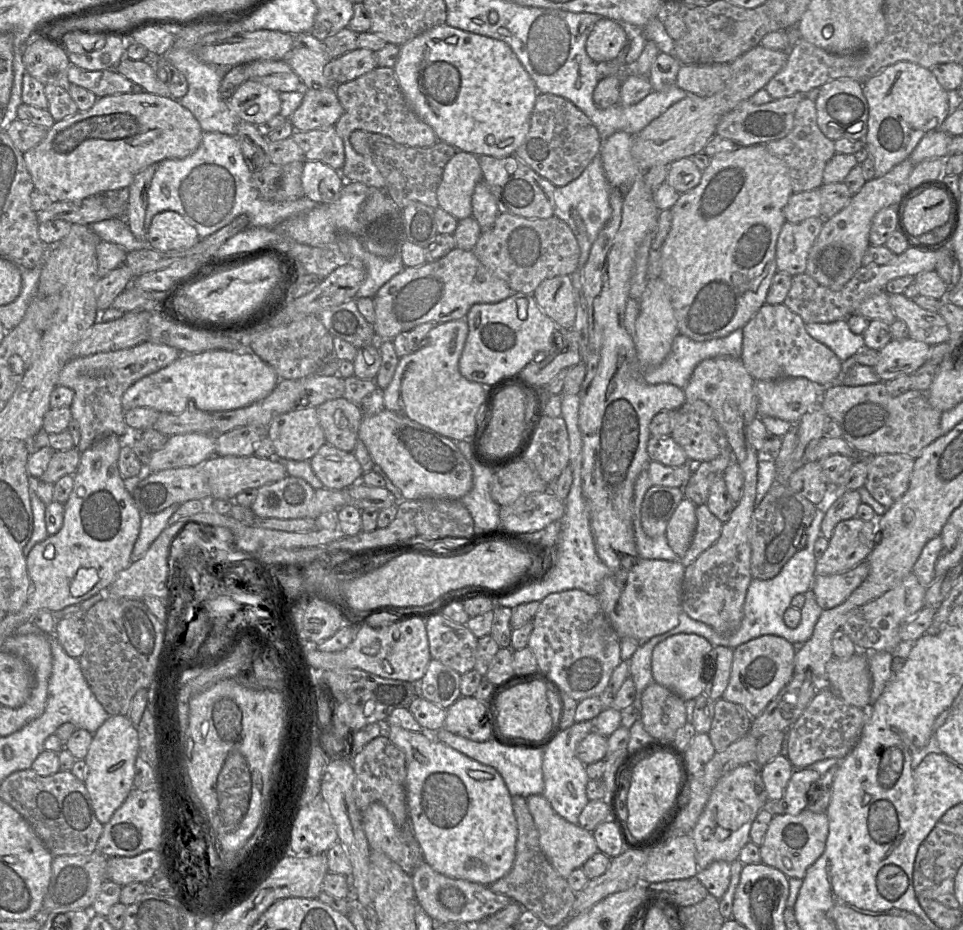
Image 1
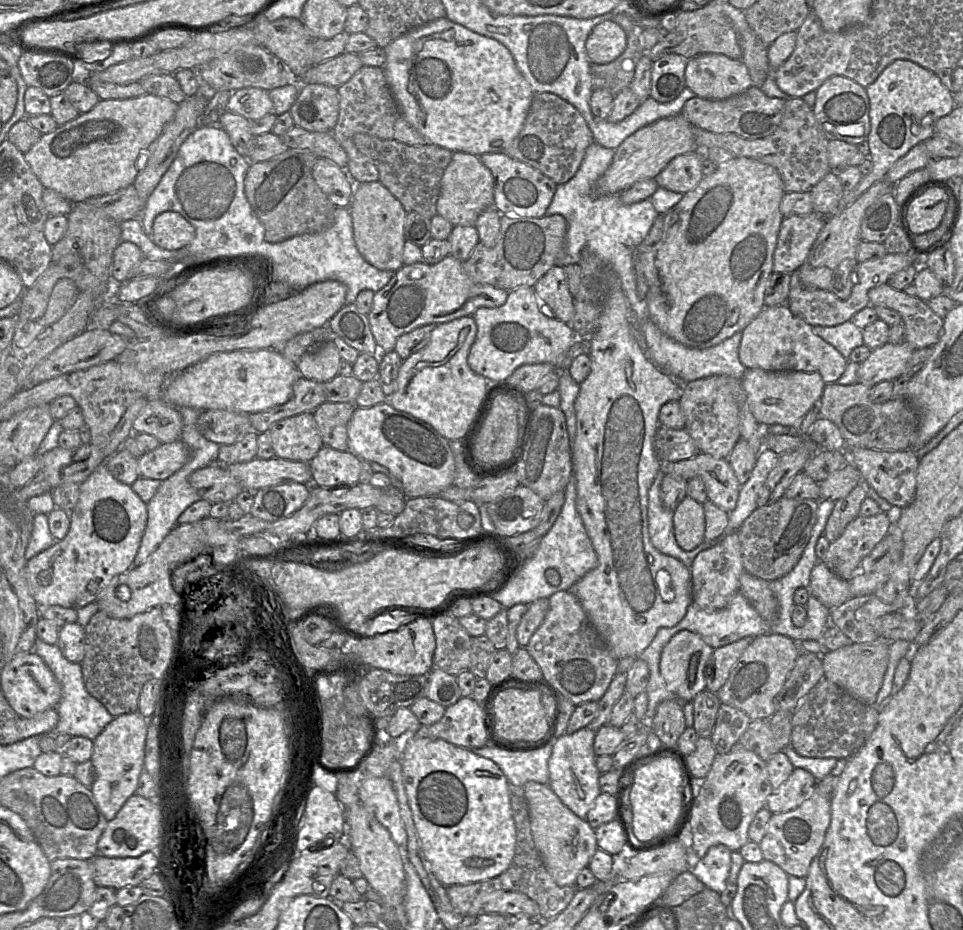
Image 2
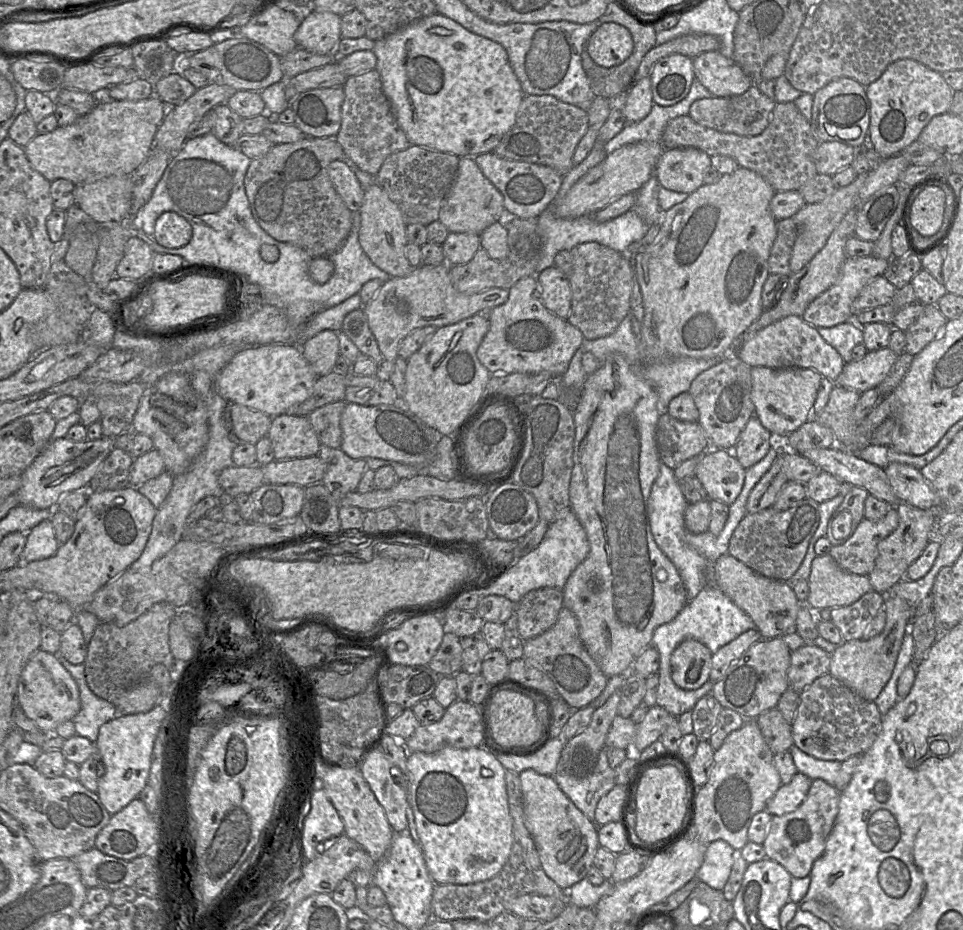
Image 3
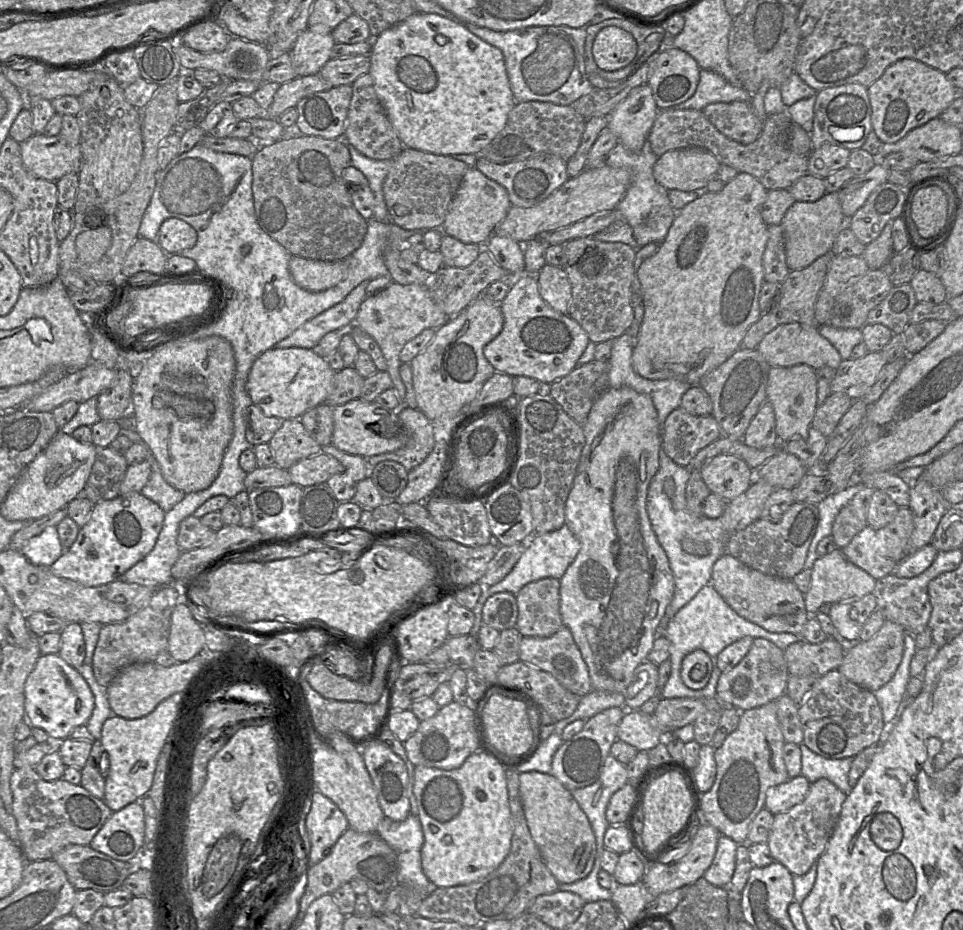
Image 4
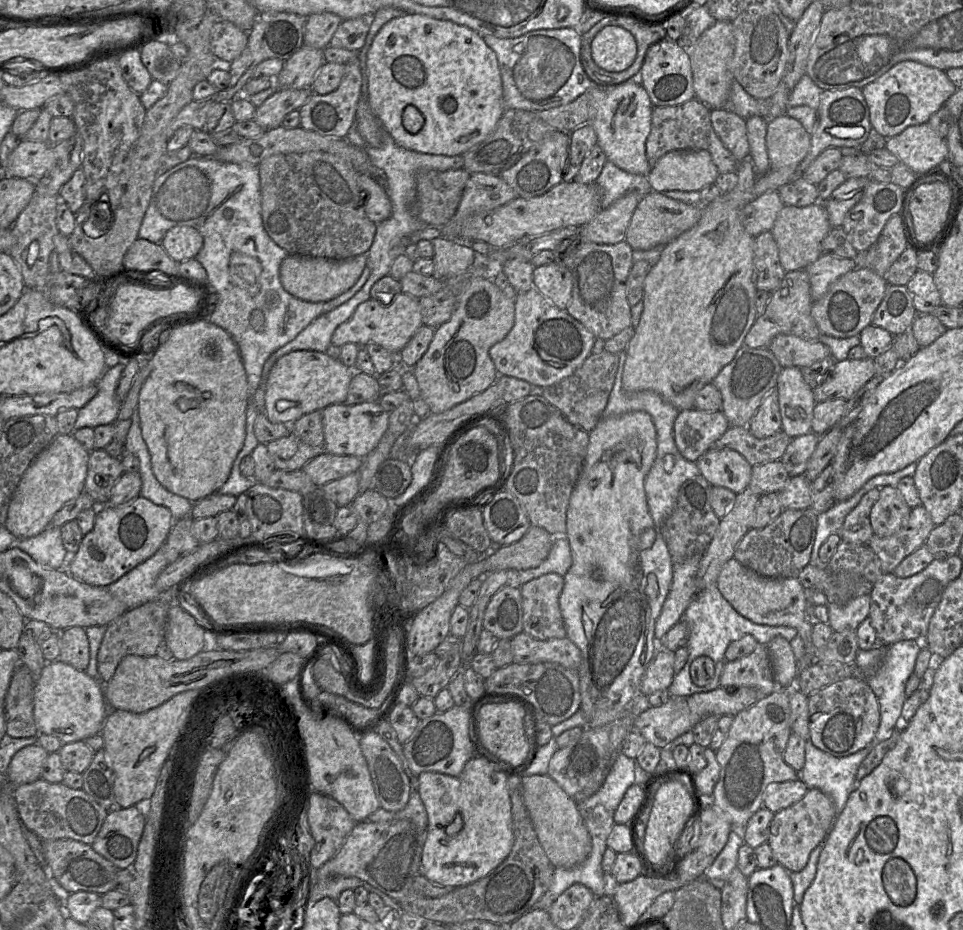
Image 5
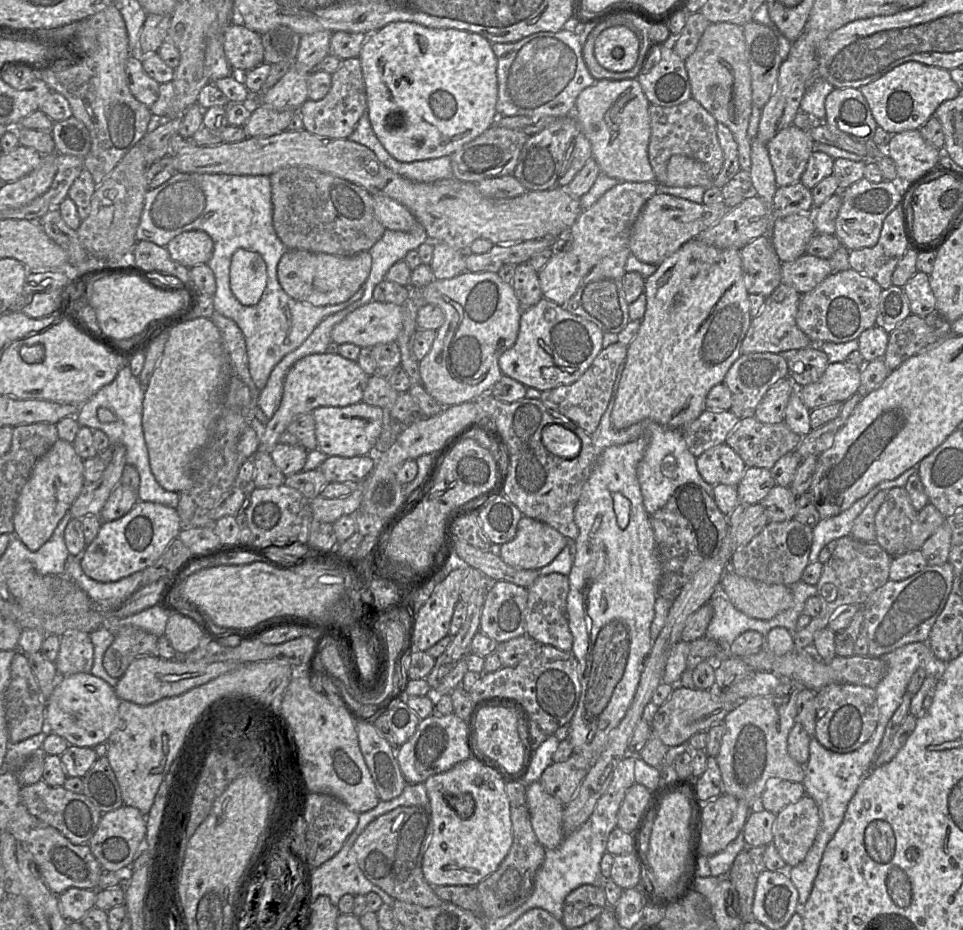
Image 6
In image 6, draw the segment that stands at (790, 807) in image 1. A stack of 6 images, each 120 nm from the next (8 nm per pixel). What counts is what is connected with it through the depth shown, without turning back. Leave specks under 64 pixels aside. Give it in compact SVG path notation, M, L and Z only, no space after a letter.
M769 779L760 796L759 808L777 814L789 804L798 802L805 794L802 783Z

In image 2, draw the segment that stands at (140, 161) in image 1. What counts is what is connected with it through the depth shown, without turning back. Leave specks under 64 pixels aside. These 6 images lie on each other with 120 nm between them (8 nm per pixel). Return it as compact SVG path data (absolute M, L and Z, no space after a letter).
M146 93L129 99L100 100L90 111L43 134L25 153L25 160L44 188L52 189L73 204L116 192L132 185L141 171L140 155L159 137L165 125L174 117L178 104L162 96Z

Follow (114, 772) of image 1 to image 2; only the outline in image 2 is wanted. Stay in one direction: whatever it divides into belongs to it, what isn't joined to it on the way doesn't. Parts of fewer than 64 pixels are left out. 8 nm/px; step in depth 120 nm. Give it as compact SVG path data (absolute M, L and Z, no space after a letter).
M139 711L119 715L93 741L90 761L95 769L95 781L90 790L107 821L111 821L128 798L135 794L144 768L148 719Z

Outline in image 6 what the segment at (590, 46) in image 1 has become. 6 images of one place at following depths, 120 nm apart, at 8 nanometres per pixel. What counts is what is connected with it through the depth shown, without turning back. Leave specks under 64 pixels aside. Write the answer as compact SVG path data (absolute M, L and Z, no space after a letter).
M612 26L603 30L595 40L594 55L608 71L625 72L637 62L639 39L626 26Z

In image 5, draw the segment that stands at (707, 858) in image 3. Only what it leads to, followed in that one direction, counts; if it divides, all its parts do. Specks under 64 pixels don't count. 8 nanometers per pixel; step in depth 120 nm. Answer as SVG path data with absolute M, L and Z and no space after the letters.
M732 829L726 845L705 871L704 877L711 882L724 882L732 870L737 867L738 850L742 844L744 844L742 831Z

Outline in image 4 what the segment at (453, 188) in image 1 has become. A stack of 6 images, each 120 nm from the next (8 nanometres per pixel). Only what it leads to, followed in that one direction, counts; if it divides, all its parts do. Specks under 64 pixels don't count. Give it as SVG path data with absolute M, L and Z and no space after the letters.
M469 167L449 206L442 233L463 243L485 244L506 217L511 206L507 190L486 177L476 167Z

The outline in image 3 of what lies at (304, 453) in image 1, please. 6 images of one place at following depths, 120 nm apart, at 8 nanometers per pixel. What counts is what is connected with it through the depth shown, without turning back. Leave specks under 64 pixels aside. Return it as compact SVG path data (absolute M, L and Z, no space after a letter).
M283 414L273 417L267 436L276 460L315 456L321 445L308 416Z

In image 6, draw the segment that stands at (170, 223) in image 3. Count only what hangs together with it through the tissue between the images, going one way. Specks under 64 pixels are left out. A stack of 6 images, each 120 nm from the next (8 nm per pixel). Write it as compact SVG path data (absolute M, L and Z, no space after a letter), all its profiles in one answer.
M191 230L175 236L166 246L171 258L185 266L192 268L207 264L213 254L212 238L204 231Z

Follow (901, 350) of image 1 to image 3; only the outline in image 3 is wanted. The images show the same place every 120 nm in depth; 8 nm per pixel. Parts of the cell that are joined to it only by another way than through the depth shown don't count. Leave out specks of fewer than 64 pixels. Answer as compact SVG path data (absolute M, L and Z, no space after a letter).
M889 347L868 352L861 360L846 363L835 383L859 393L877 388L898 357Z

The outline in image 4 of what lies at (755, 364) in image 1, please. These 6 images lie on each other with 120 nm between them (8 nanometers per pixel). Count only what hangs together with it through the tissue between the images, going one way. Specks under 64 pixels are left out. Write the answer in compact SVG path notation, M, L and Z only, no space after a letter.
M797 322L777 326L763 337L756 349L770 367L791 367L803 364L814 370L825 366L837 369L842 362L837 349L820 335L818 327Z

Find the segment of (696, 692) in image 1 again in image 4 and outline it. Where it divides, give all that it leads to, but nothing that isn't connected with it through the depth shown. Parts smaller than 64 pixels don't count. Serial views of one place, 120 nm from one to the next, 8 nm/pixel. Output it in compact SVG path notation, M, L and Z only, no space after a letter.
M703 650L688 653L681 662L680 677L692 690L701 690L709 682L714 660Z

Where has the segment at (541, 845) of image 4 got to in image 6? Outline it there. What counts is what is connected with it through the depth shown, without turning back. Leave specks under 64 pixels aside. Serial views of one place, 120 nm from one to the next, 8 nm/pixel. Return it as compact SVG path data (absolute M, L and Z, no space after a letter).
M540 781L526 787L526 801L532 828L545 849L555 849L565 838L563 831L564 807L549 794Z

